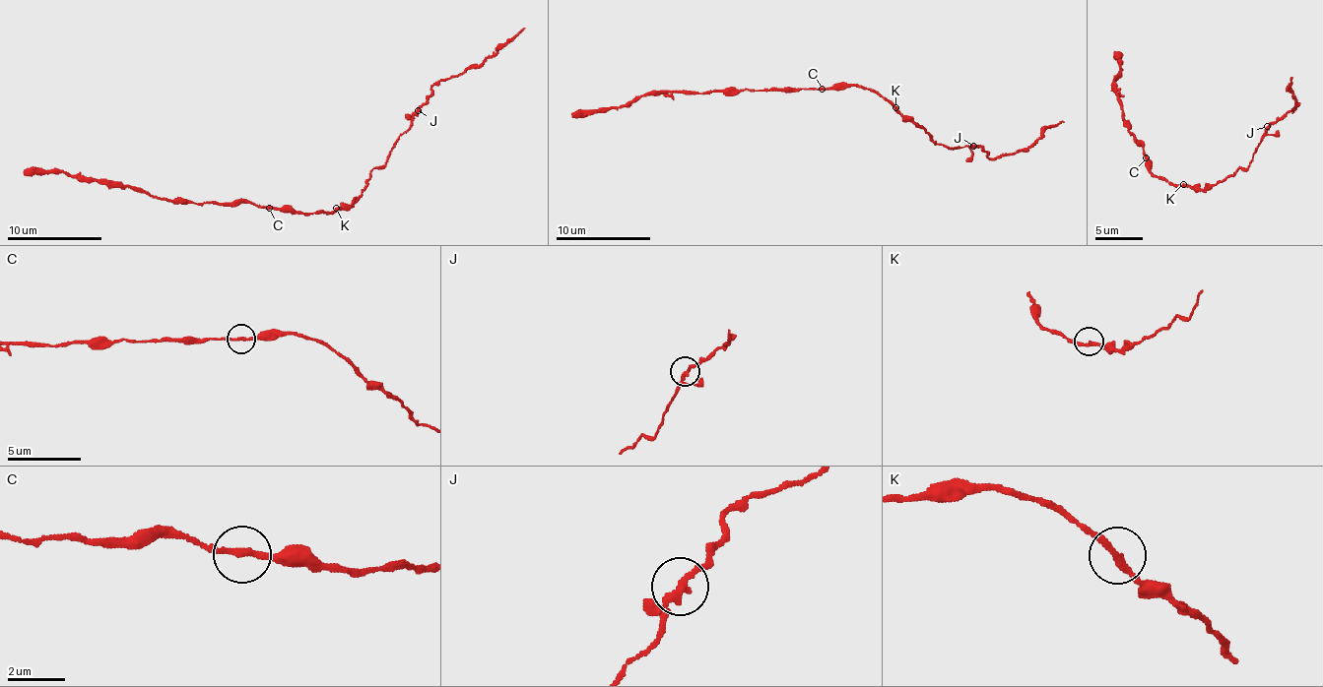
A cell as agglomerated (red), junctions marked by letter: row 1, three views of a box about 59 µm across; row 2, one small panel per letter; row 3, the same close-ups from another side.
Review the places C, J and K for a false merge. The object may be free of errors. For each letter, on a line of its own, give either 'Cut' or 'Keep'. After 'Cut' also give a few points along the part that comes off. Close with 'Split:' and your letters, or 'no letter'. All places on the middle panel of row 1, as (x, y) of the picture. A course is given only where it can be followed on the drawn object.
C: Keep
J: Keep
K: Keep
Split: no letter

